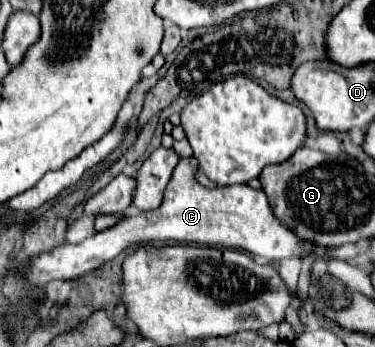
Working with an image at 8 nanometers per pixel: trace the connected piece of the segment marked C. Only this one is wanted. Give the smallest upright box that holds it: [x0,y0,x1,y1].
[18,156,318,284]

